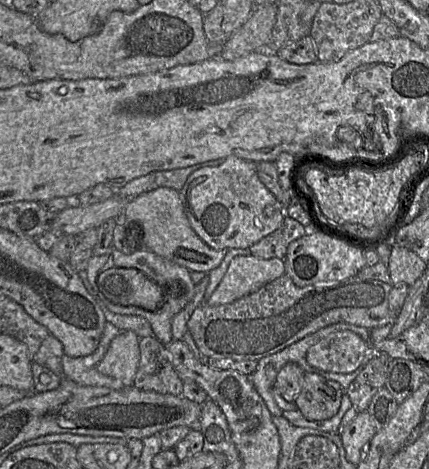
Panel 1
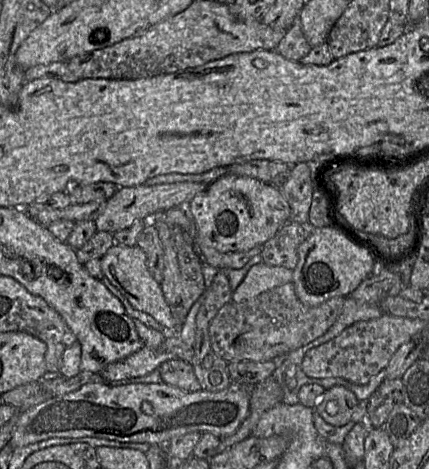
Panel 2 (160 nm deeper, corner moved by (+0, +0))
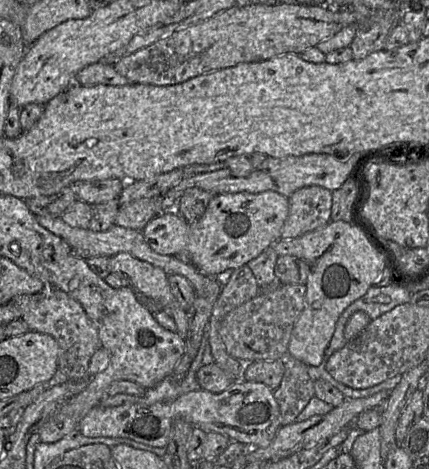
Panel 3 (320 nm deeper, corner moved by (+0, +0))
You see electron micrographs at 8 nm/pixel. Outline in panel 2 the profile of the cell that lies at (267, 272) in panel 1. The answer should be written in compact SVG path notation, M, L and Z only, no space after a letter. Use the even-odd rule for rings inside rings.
M263 262L253 265L244 280L233 291L232 302L241 303L293 281L293 270L269 266Z

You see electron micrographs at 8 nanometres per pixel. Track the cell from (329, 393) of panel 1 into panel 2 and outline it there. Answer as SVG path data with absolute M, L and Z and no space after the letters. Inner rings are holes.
M333 386L326 389L314 407L314 412L328 424L341 427L351 420L358 404L358 399L350 390Z

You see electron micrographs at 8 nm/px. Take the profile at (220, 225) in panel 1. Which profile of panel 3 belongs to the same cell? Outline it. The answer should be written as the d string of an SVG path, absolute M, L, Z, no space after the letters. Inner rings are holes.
M267 190L259 193L237 192L215 195L202 217L188 223L178 214L161 213L141 231L155 252L173 255L191 262L208 276L247 265L271 244L281 238L283 226L289 215L286 196Z

